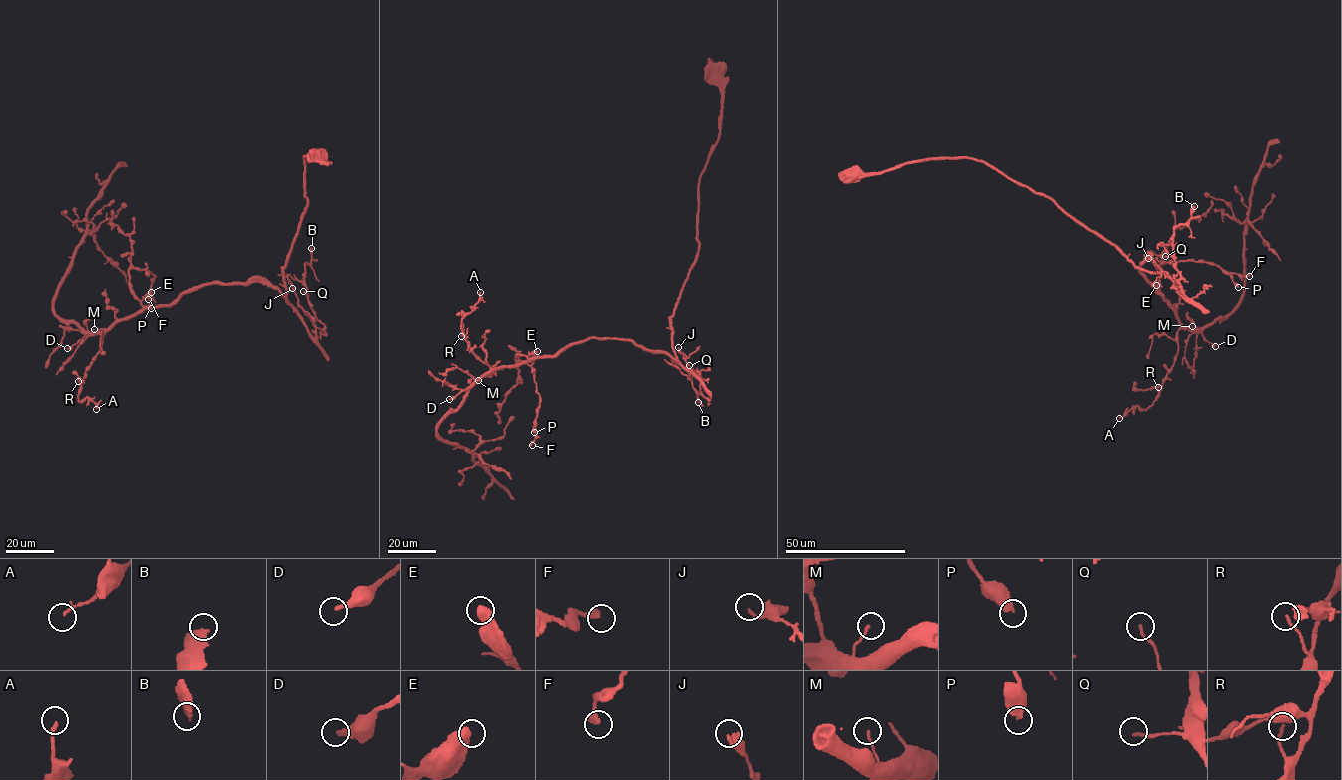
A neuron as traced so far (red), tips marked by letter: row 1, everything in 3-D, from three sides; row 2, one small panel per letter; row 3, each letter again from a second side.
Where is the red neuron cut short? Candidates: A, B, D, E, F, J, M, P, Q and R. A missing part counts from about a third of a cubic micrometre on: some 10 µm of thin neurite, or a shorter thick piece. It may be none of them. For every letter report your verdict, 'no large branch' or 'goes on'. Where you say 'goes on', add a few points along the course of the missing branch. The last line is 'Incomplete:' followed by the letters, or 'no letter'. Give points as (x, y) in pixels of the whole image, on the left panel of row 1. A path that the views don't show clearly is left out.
A: no large branch
B: no large branch
D: goes on
E: no large branch
F: goes on
J: no large branch
M: no large branch
P: goes on | (151, 308), (146, 328)
Q: goes on
R: no large branch
Incomplete: D, F, P, Q

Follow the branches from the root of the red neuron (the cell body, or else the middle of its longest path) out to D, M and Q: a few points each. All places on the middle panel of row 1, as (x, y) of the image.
D: (712, 71), (720, 133), (699, 184), (698, 255), (671, 318), (676, 357), (588, 338), (498, 367), (449, 399)
M: (712, 71), (720, 133), (699, 184), (698, 255), (671, 318), (676, 357), (588, 338), (478, 380)
Q: (712, 71), (721, 95), (720, 133), (699, 184), (698, 255), (671, 318), (676, 360), (699, 378), (689, 365)

